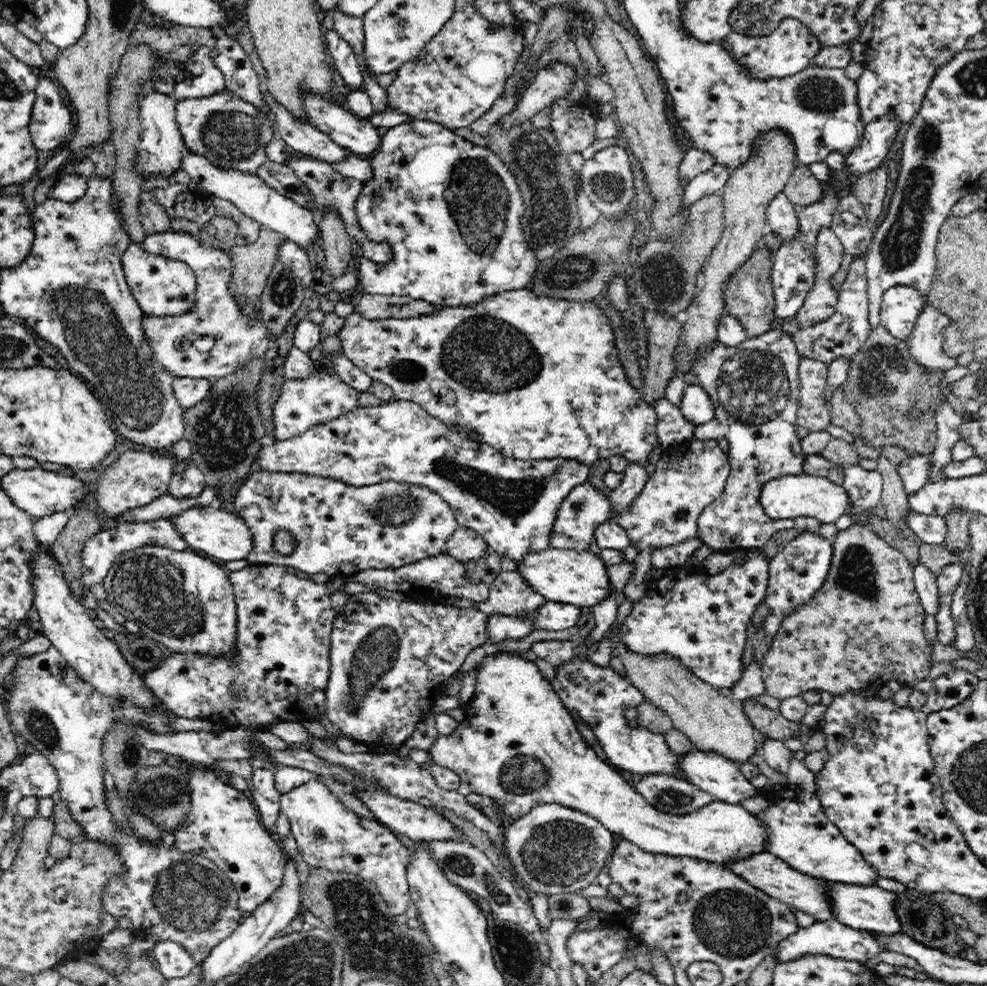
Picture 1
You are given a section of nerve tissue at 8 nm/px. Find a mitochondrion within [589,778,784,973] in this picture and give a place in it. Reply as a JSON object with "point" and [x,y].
{"point":[737,924]}

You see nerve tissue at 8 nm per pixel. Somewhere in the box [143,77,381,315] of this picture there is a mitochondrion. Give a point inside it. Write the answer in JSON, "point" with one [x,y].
{"point":[232,136]}

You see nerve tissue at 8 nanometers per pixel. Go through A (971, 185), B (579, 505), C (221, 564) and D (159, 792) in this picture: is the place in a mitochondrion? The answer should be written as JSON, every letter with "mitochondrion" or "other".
{"A":"other","B":"mitochondrion","C":"other","D":"mitochondrion"}

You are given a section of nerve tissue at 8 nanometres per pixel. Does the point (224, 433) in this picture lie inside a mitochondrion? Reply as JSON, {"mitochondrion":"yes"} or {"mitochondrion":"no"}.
{"mitochondrion":"yes"}

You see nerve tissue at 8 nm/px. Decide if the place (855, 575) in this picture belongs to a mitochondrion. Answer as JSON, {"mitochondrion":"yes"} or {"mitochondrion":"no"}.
{"mitochondrion":"yes"}

